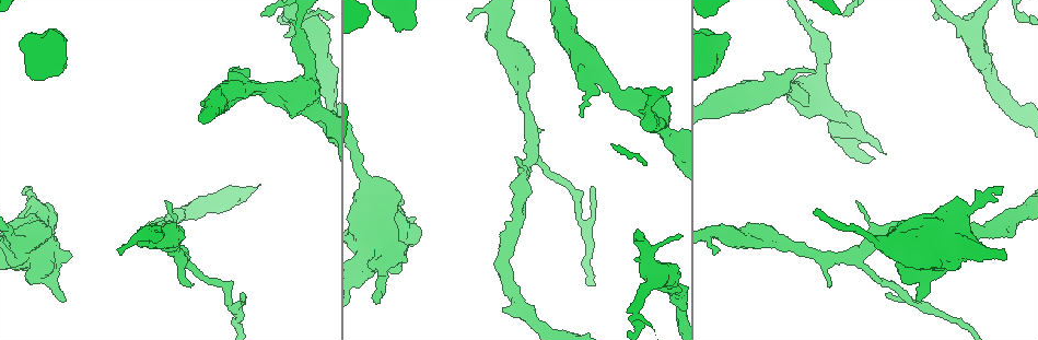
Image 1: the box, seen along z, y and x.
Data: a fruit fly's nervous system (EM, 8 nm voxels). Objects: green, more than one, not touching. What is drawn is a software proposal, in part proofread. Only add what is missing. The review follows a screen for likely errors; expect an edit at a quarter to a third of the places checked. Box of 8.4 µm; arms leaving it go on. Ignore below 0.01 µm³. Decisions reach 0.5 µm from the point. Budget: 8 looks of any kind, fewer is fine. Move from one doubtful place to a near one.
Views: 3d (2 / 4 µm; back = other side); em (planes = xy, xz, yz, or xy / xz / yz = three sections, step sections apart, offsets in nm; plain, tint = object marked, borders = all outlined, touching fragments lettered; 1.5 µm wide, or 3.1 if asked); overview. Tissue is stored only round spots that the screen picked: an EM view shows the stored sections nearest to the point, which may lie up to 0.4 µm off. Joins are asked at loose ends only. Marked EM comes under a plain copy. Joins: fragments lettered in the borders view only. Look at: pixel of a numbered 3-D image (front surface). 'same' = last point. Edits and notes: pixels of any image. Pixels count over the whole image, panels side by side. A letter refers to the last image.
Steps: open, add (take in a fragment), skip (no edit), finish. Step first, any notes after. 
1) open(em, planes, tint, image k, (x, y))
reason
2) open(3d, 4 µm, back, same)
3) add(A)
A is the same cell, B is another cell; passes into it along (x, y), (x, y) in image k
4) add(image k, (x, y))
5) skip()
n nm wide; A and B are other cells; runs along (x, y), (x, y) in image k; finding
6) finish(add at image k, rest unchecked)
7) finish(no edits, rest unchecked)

open(em, planes, borders, image 1, (887, 296))
thin end

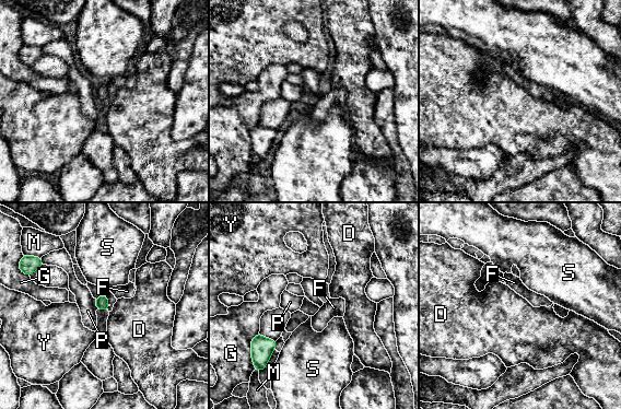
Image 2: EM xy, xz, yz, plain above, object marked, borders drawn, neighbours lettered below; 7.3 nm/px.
skip()
100 nm wide; D, F, G, M, P, S and Y are other cells; border along (94, 299), (94, 304), (97, 308) in image 2; none of them fits

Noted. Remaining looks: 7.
open(3d, 4 µm, image 1, (374, 301))
branch stops here

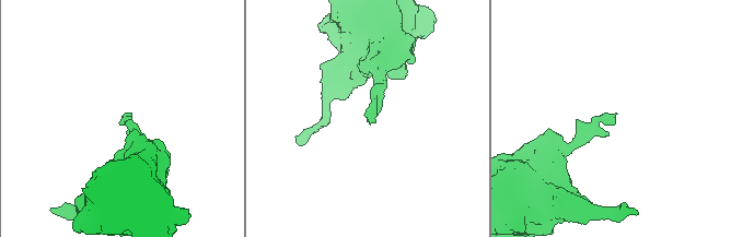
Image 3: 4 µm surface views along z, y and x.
open(em, xz, step 4, borders, image 3, (127, 114))
need the tissue

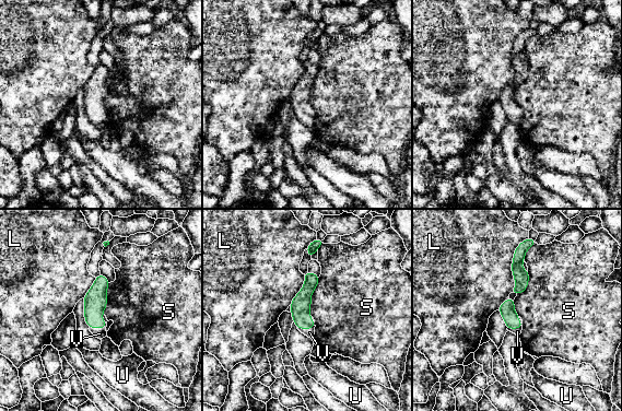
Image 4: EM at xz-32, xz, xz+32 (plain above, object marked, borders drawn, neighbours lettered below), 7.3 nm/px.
open(em, planes, borders, same)
cut it another way

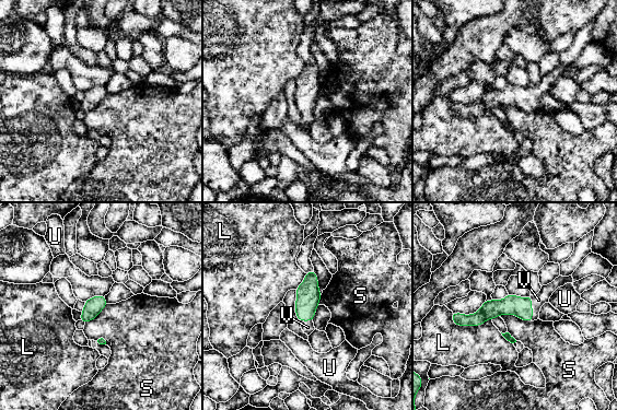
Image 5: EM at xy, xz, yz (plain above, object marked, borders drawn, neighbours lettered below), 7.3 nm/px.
add(V)
V is the same cell, L, S and U are other cells; passes into it along (511, 304), (532, 308), (543, 296) in image 5; the neuron continues

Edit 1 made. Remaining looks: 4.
open(overview)
see it whole again

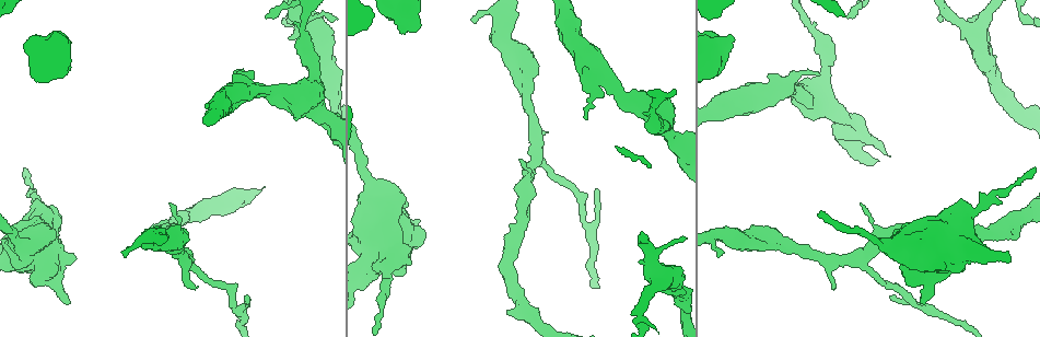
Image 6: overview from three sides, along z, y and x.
open(3d, 4 µm, image 6, (731, 37))
end of a long branch

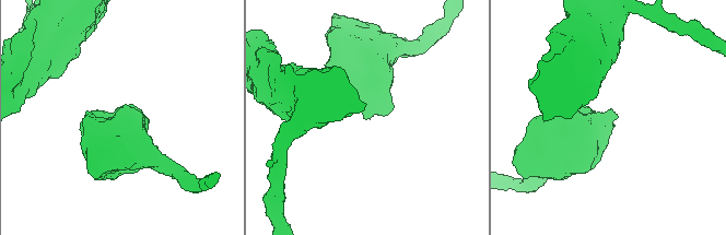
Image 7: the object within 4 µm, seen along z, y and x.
open(em, planes, borders, image 7, (365, 116))

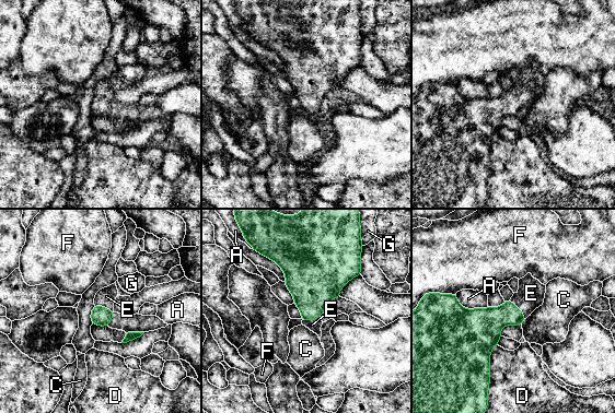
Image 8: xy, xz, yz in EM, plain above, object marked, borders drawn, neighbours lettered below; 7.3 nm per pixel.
add(E)
E is the same cell, A, C, D, F and G are other cells; passes into it along (488, 322), (519, 309), (531, 293) in image 8; it goes on there

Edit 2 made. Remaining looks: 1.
finish(add at image 5, add at image 8, rest unchecked)

